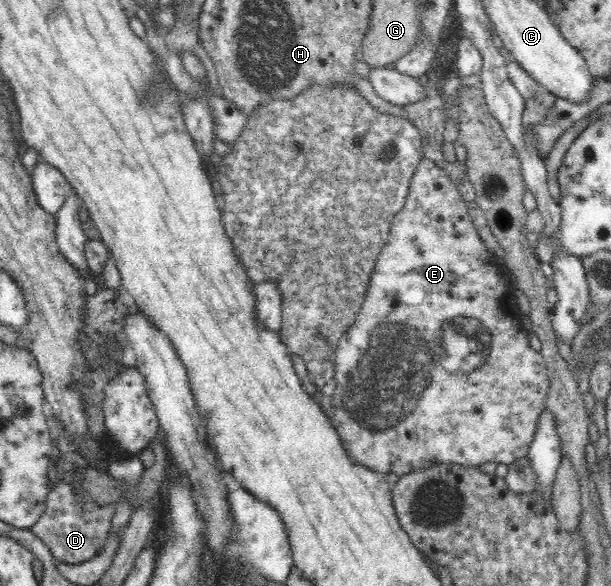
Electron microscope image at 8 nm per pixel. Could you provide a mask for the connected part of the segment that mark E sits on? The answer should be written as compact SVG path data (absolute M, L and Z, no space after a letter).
M426 158L420 162L412 174L405 205L392 220L388 240L376 259L362 308L350 328L340 337L335 352L335 382L330 390L333 407L331 423L336 427L348 454L358 464L382 475L394 472L398 476L404 476L407 472L434 464L454 463L464 467L478 467L484 462L512 464L519 458L528 457L538 418L545 408L545 398L550 386L546 361L529 346L528 332L522 332L522 324L518 324L518 334L514 336L514 328L508 330L508 322L498 322L498 316L492 316L492 271L499 267L499 263L478 236L467 204L455 181L449 178L444 168Z

